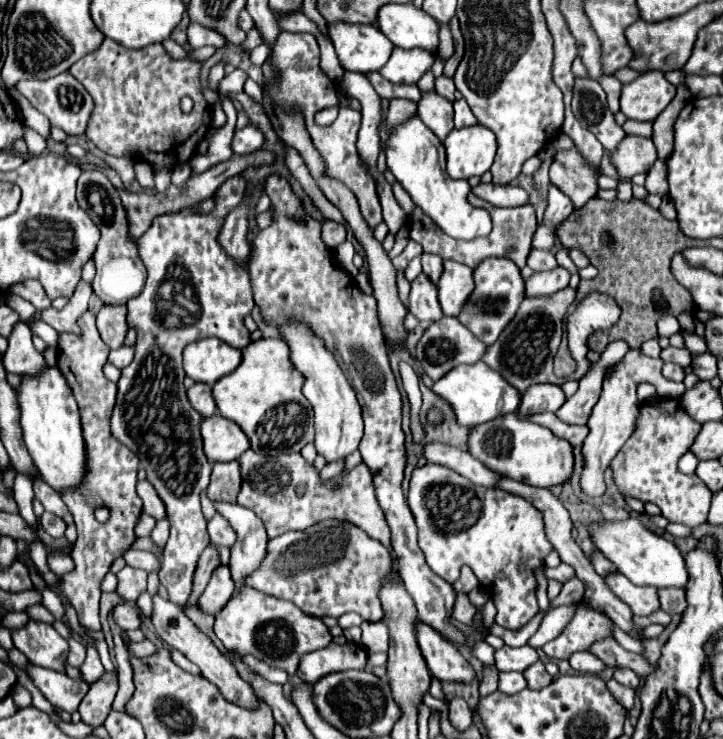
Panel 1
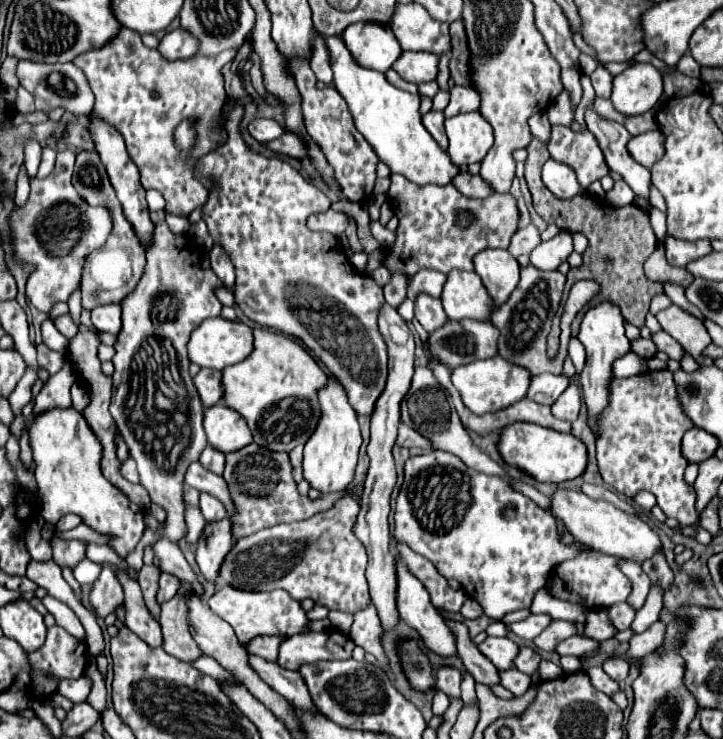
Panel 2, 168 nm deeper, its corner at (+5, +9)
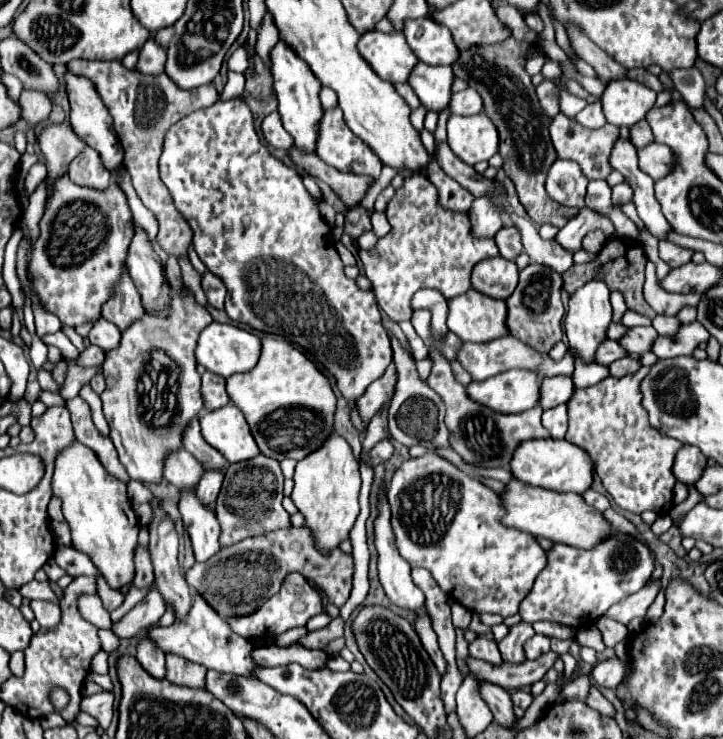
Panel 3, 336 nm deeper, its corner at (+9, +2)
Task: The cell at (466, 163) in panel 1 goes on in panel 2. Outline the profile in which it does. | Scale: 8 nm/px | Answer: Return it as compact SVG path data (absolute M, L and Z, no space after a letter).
M479 111L445 119L445 131L449 137L447 153L457 167L483 161L493 147L493 129Z

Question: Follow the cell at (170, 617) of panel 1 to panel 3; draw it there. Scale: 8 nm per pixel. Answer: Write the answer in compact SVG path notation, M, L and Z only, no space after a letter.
M137 544L135 546L135 580L133 584L137 588L143 588L143 586L149 586L153 580L155 580L155 574L153 574L153 566L151 566L151 558L147 554L147 546L141 546Z

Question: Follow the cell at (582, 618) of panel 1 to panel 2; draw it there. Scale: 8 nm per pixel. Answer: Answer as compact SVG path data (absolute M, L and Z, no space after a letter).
M551 621L551 625L539 637L535 637L533 643L543 651L555 651L555 647L563 639L569 639L575 633L577 633L575 623L571 623L571 621Z

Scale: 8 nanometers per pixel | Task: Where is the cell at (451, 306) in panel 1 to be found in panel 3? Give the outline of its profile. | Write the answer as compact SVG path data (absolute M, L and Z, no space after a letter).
M473 288L449 300L447 326L463 342L481 344L501 336L509 336L511 332L507 330L505 320L507 320L505 300L483 296Z

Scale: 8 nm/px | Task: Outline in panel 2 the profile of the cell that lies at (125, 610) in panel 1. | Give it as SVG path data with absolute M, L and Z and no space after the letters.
M121 573L121 585L125 591L125 625L137 633L149 647L159 647L163 643L161 639L161 627L159 623L149 615L145 603L143 603L143 593L139 591L139 583L131 581L125 573Z

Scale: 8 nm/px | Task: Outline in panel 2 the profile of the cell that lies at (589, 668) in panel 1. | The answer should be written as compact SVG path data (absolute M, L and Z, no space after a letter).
M565 655L565 657L561 657L561 667L565 673L575 673L581 669L581 659L573 657L573 655Z

